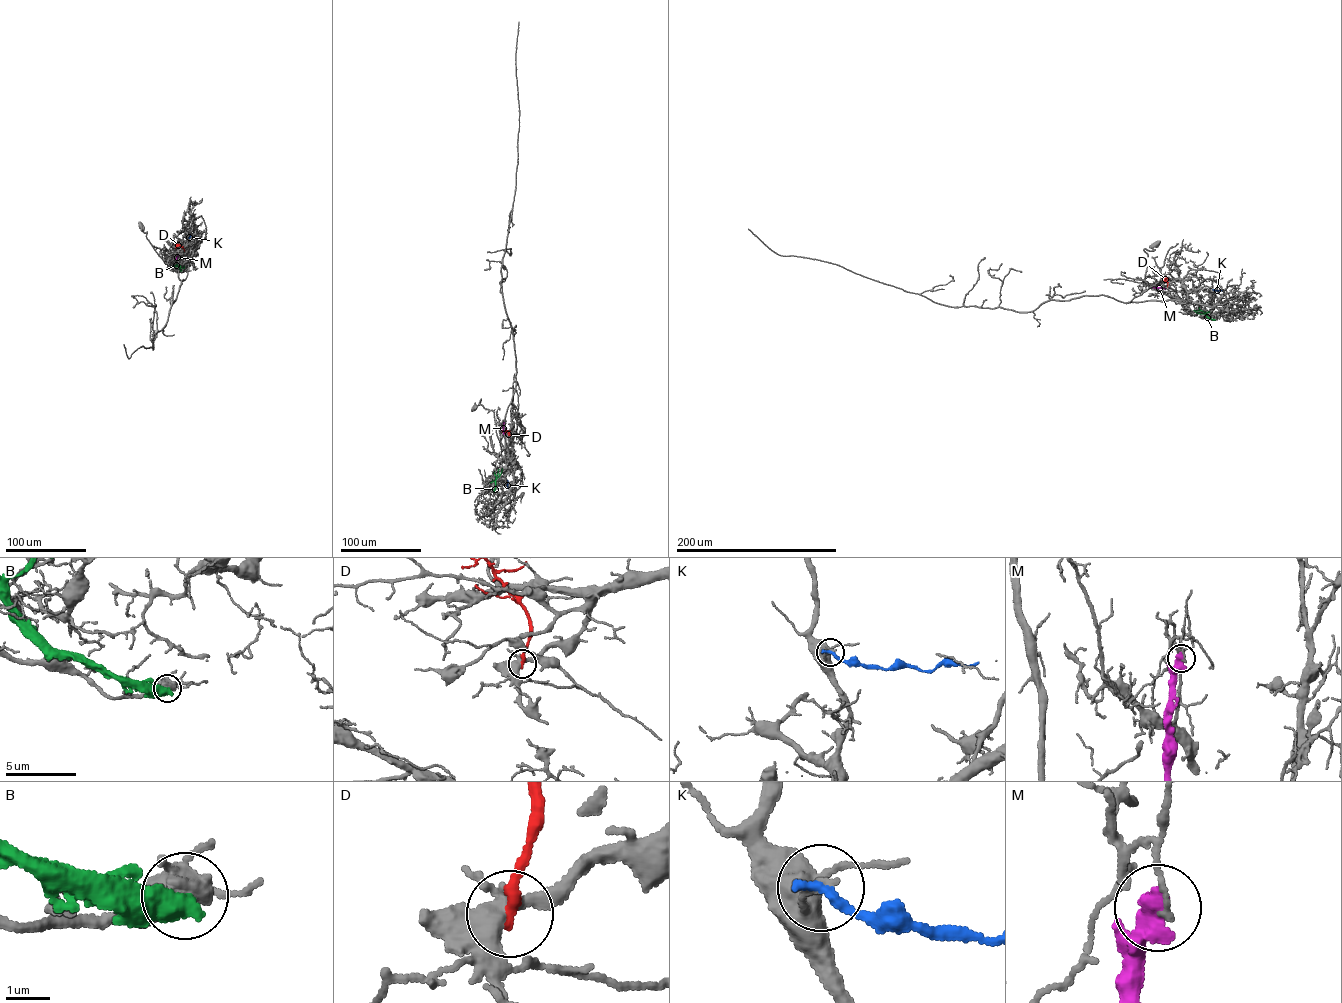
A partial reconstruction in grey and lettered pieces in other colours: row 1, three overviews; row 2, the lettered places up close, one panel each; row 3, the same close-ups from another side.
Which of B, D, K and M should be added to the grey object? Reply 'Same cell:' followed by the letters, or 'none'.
Same cell: none

